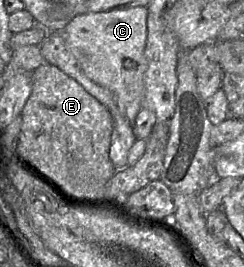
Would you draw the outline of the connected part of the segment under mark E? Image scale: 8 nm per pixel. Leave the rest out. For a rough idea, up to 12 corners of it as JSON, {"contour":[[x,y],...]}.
{"contour":[[46,62],[19,155],[76,200],[116,172],[111,113]]}

